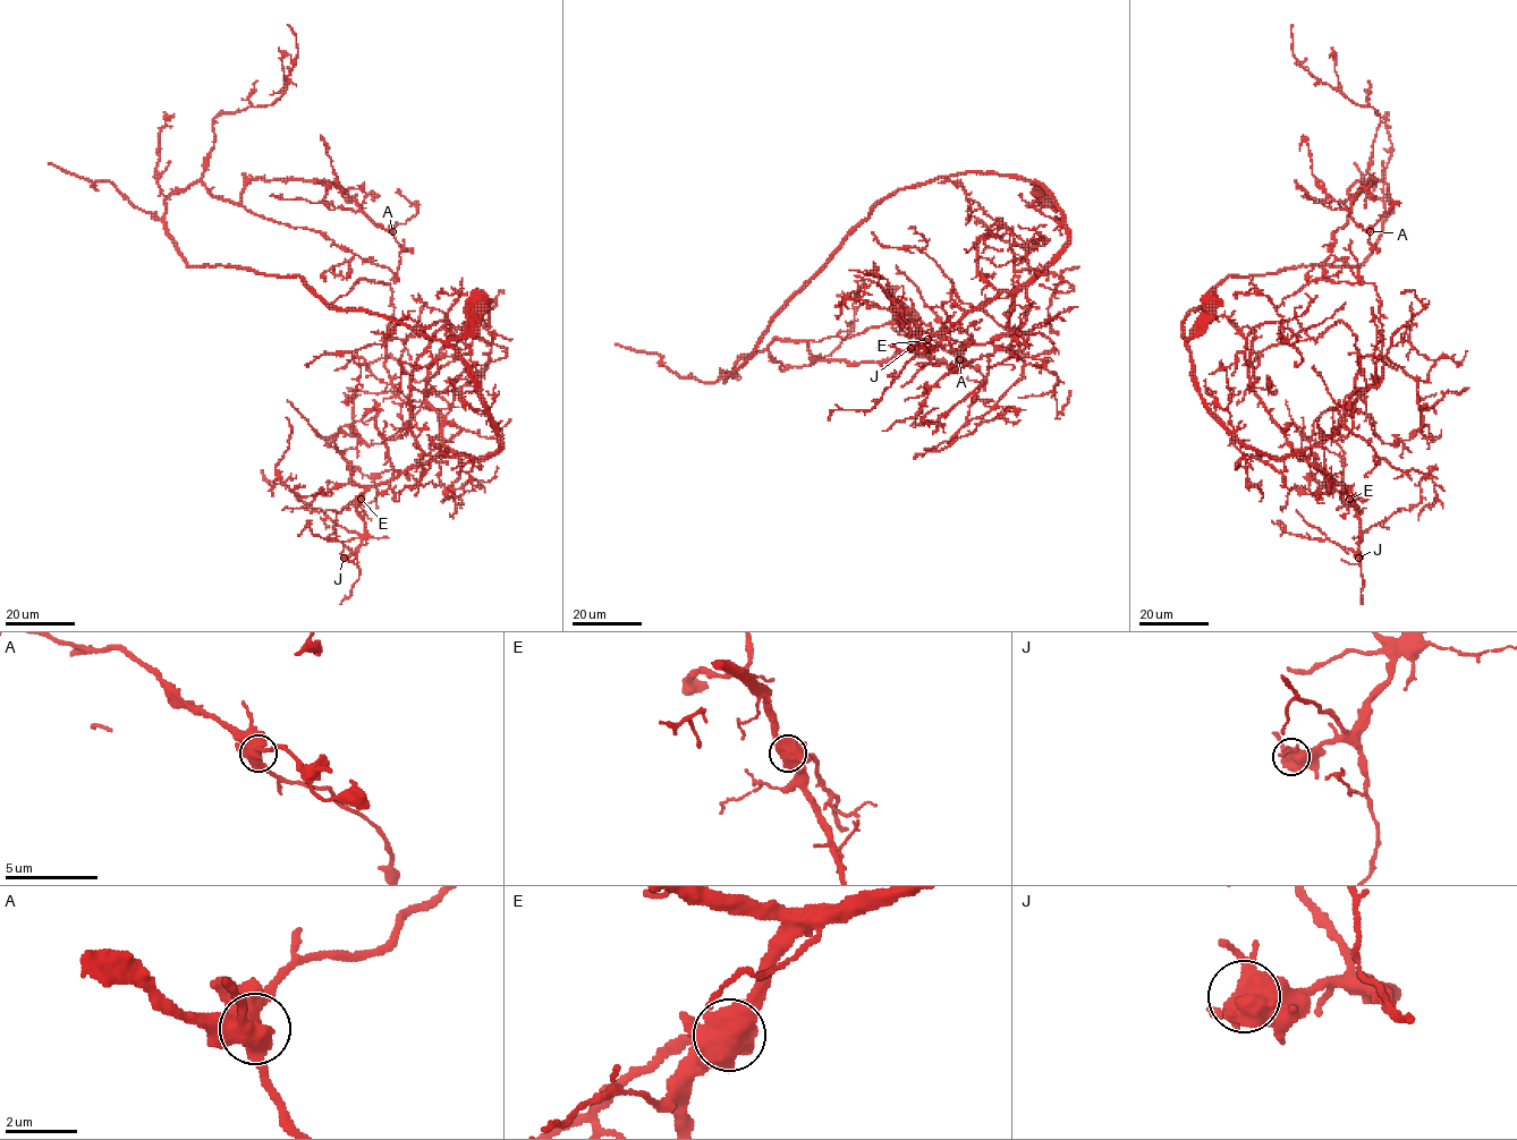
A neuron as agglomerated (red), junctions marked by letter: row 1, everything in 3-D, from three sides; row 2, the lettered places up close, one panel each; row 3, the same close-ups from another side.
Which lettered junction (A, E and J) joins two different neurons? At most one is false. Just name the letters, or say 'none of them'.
none of them

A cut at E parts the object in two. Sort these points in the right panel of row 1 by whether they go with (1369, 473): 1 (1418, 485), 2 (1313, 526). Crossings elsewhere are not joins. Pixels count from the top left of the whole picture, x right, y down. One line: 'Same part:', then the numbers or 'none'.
Same part: none

